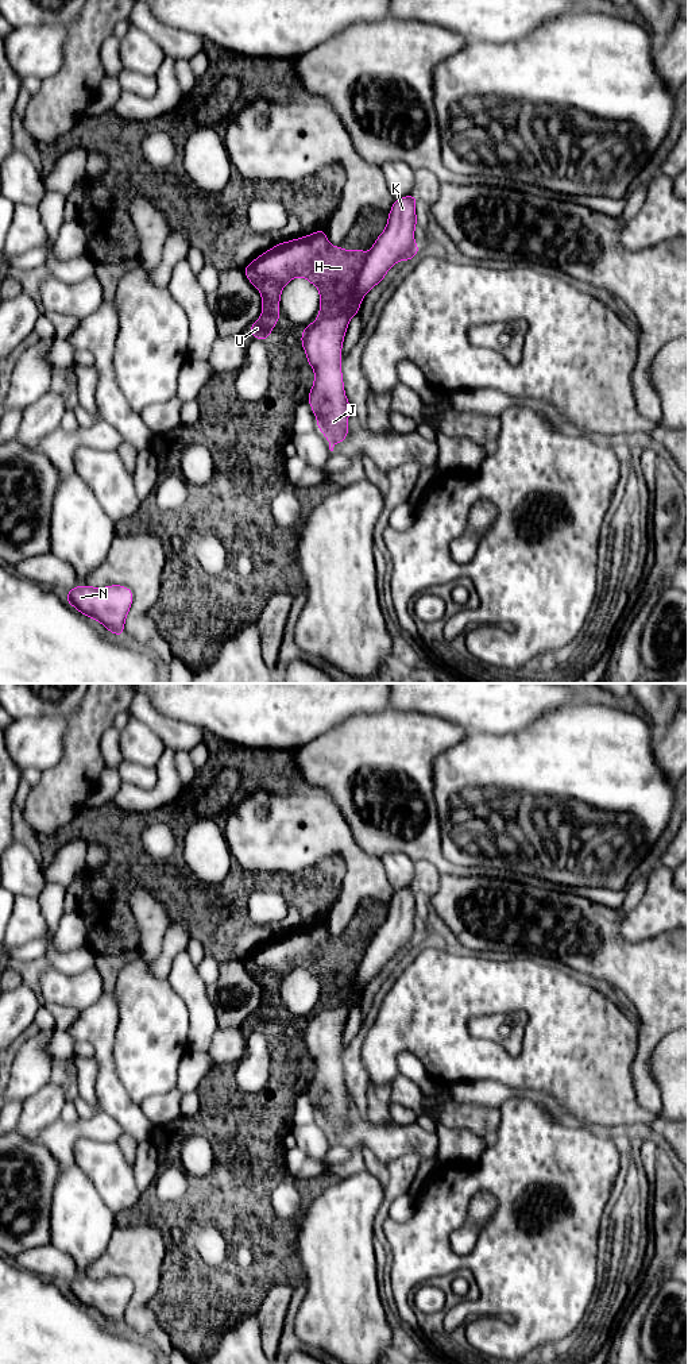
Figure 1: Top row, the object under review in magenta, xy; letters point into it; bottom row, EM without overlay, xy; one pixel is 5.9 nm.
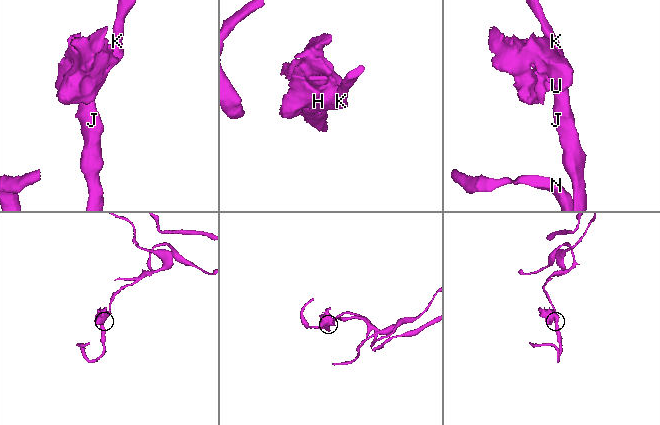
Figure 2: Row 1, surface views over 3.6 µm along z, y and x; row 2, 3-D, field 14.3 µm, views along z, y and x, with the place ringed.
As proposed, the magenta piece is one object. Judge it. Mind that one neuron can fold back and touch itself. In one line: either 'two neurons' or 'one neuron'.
two neurons

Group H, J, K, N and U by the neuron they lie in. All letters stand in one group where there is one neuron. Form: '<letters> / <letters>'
H U / J K N

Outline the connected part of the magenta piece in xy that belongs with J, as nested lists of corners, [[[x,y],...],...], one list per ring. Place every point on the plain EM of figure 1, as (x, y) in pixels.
[[[348,999],[331,1009],[317,1009],[302,1021],[301,1036],[314,1063],[308,1093],[329,1141],[348,1128],[351,1097],[344,1083],[341,1040],[348,1021]]]

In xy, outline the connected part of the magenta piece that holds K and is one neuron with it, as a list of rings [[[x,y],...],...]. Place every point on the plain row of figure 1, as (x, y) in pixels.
[[[415,886],[394,891],[387,917],[367,944],[355,975],[353,990],[363,990],[398,952],[411,952],[420,941],[414,933],[417,918]]]

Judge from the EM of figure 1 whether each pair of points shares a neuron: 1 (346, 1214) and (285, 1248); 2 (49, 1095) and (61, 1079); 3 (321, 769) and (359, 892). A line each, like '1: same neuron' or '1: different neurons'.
1: different neurons
2: different neurons
3: different neurons

